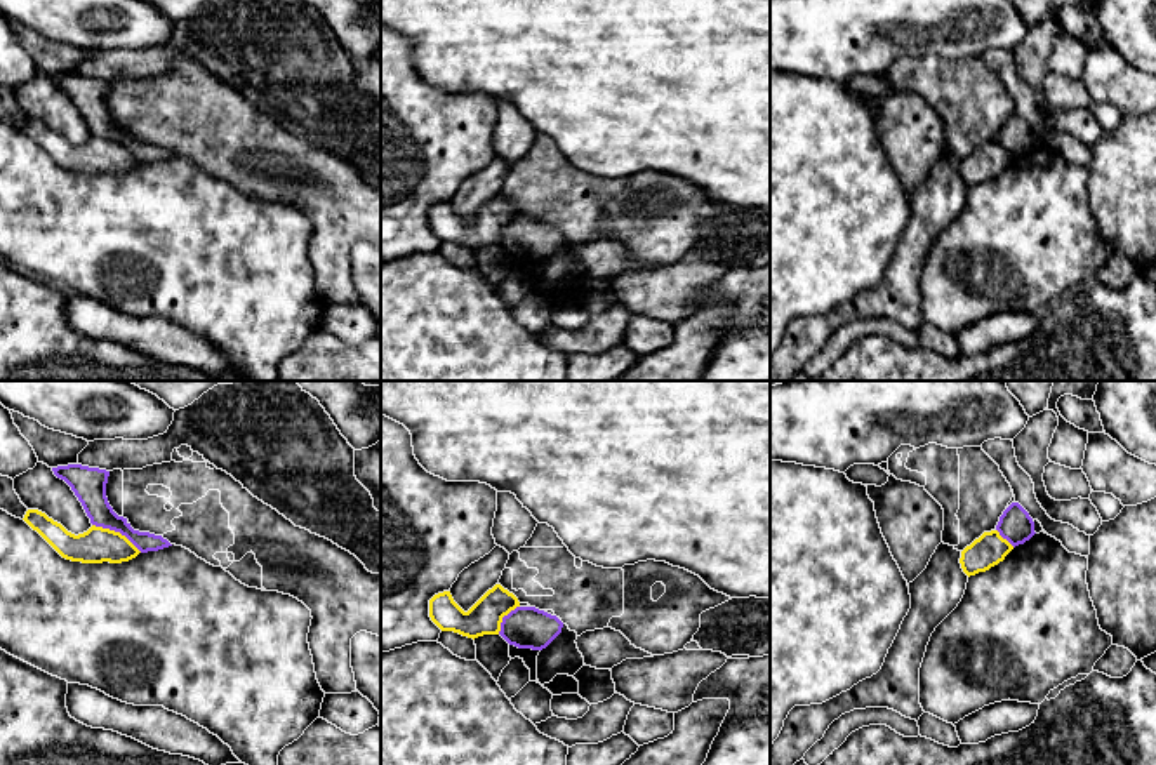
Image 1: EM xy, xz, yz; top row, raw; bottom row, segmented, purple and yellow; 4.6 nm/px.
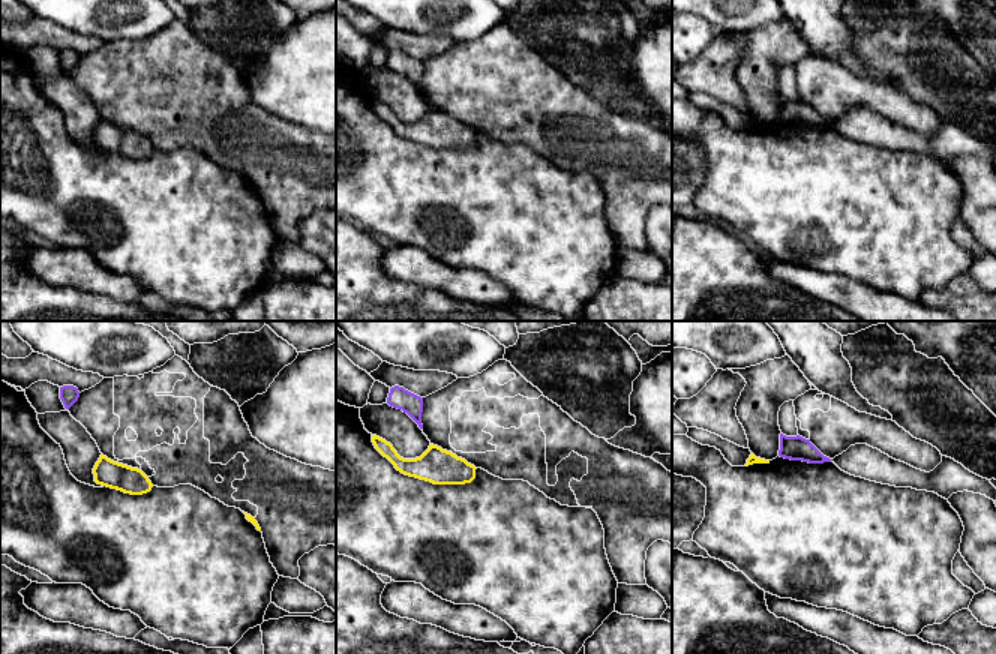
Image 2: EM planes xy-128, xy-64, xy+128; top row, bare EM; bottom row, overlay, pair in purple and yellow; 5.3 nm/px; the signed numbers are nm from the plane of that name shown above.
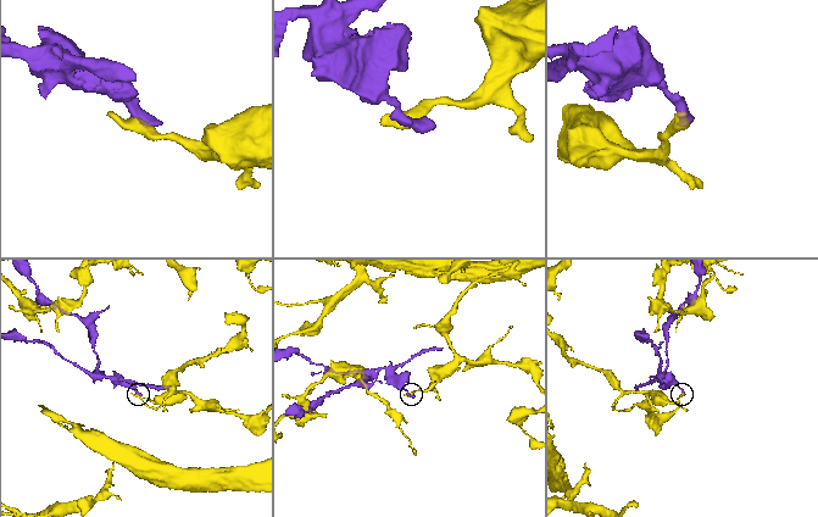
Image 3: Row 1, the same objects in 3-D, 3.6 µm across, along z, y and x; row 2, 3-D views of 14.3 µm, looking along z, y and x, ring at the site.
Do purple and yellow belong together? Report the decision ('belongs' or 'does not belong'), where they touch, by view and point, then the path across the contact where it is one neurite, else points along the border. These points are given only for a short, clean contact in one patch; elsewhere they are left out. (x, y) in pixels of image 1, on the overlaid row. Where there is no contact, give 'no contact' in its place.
does not belong | xy (117, 531)

